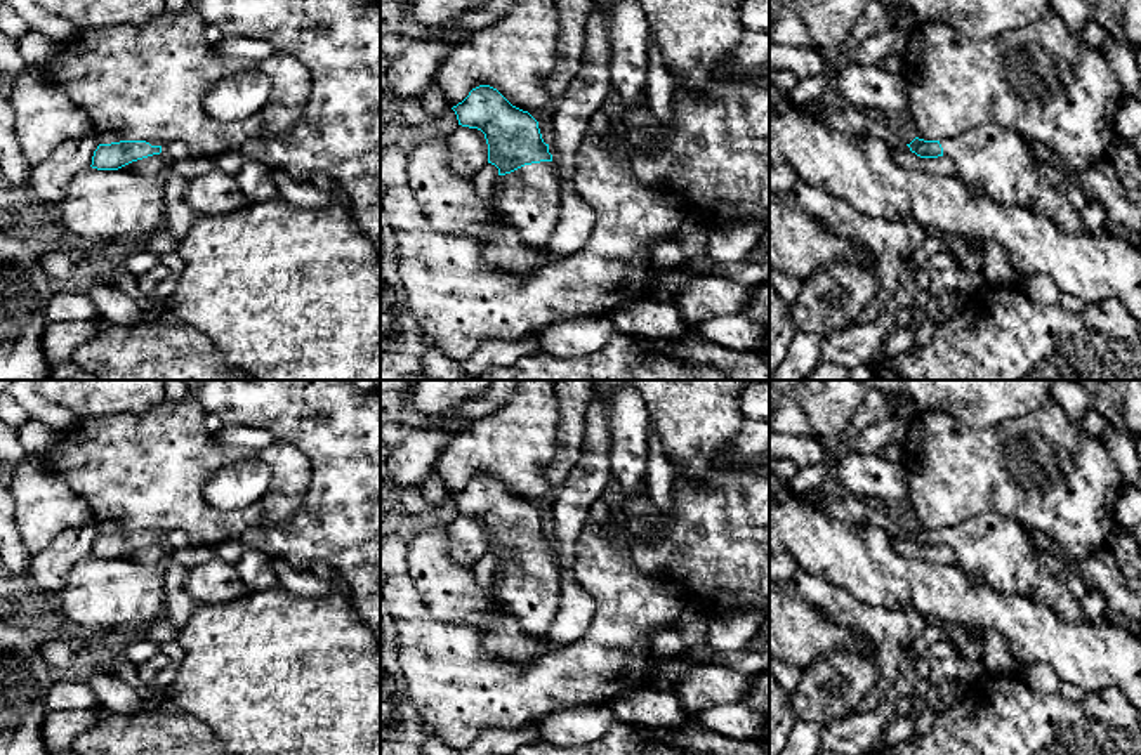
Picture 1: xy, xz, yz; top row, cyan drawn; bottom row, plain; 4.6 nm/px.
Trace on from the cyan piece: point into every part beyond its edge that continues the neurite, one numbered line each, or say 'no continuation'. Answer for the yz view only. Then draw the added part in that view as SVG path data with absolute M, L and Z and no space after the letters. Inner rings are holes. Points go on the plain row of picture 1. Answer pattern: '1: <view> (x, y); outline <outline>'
1: yz (997, 547); outline M988 512L940 533L943 543L953 548L957 564L981 573L993 588L1033 597L1068 623L1089 620L1080 599L1056 574L1042 571L1028 531L1019 522Z

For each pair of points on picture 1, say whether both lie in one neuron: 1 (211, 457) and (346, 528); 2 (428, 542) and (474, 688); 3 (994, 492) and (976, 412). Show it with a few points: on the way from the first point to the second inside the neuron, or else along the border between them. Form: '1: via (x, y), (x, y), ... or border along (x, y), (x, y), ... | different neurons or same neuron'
1: border along (311, 464), (301, 507), (266, 526) | different neurons
2: border along (421, 599), (438, 620), (478, 627), (485, 649) | different neurons
3: border along (942, 412), (973, 427), (992, 427), (1020, 417) | different neurons

